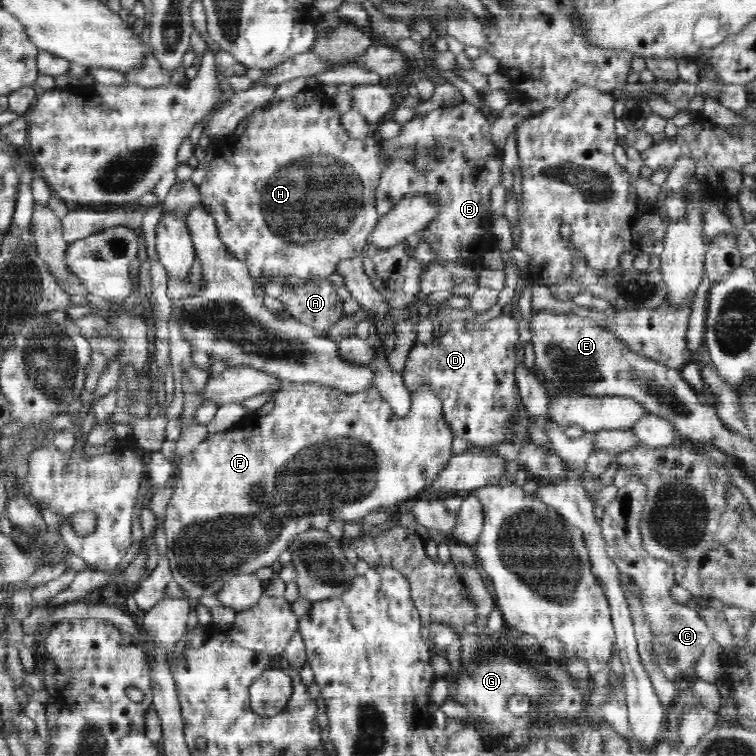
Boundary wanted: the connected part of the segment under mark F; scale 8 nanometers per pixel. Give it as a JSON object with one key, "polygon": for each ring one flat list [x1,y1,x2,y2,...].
{"polygon":[[285,382,282,390,274,396,274,408,266,416,254,415,251,412,242,418,235,428,228,428,208,436,194,448,190,454,178,459,180,478,176,482,176,490,167,504,164,518,164,534,166,534,167,552,170,572,173,580,182,589,183,598,193,603,197,599,216,597,218,590,225,584,226,578,242,576,242,574,256,573,259,568,272,566,279,554,288,548,290,541,297,535,308,530,325,530,330,522,340,520,342,523,358,521,367,514,372,514,378,508,390,506,401,500,415,498,420,490,436,478,436,475,448,464,452,457,452,441,455,439,449,423,442,414,442,400,434,395,429,384,417,391,411,400,410,411,407,415,399,417,392,412,391,406,377,389,368,389,355,394,346,394,340,390,323,386,317,383]]}

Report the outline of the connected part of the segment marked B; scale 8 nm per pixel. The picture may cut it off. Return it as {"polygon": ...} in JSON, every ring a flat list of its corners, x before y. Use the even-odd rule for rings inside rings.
{"polygon":[[467,101,430,110,404,123,397,136,384,140,384,151,392,161,377,186,377,213,381,217,388,214,406,194,425,194,439,206,439,213,425,226,421,237,436,253,435,262,469,260,469,247,486,240,488,236,483,234,491,234,490,194,502,180,502,151,490,137,490,121,486,115],[428,149,436,150,438,164,430,172,416,170,411,156]]}

